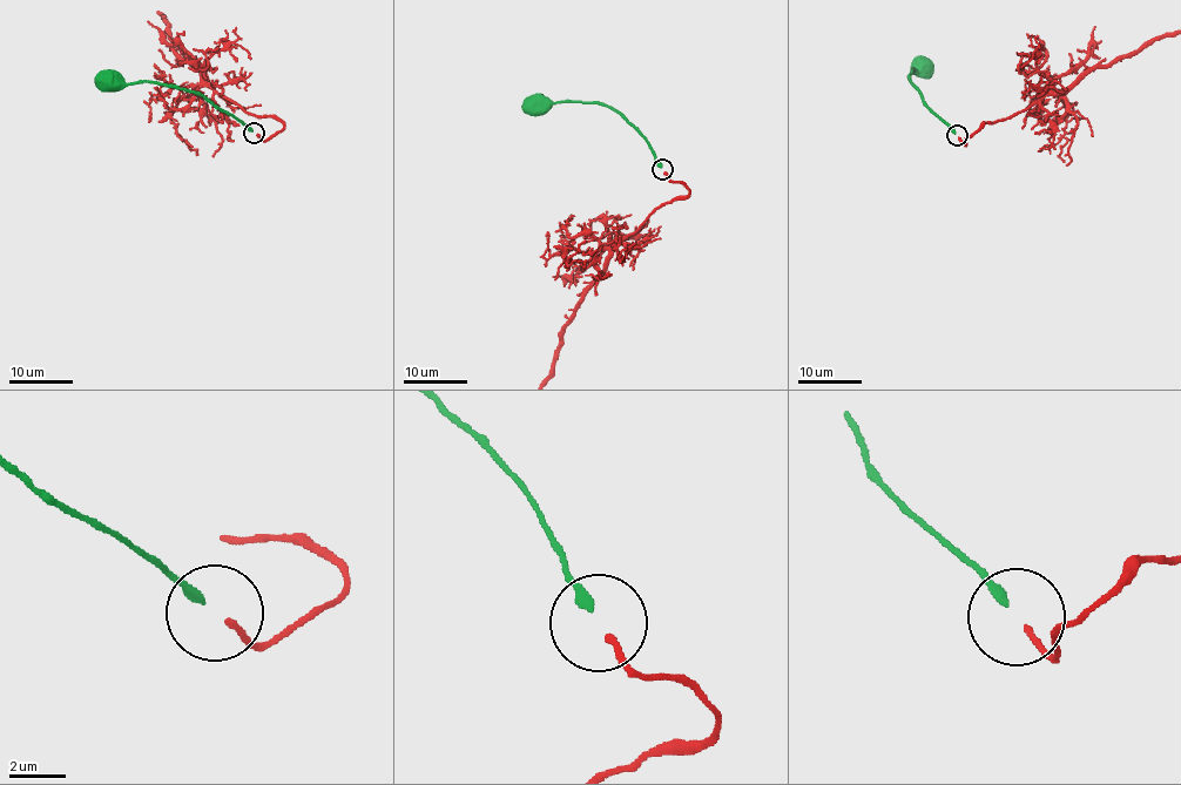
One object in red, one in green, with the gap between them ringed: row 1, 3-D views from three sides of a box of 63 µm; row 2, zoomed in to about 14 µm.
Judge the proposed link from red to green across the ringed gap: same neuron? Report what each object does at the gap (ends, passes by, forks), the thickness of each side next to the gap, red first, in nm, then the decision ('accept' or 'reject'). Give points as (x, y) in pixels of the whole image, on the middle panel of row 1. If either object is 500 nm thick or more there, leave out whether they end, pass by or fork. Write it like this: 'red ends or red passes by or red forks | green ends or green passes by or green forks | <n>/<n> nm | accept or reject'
red ends | green ends | 240/360 nm | accept

